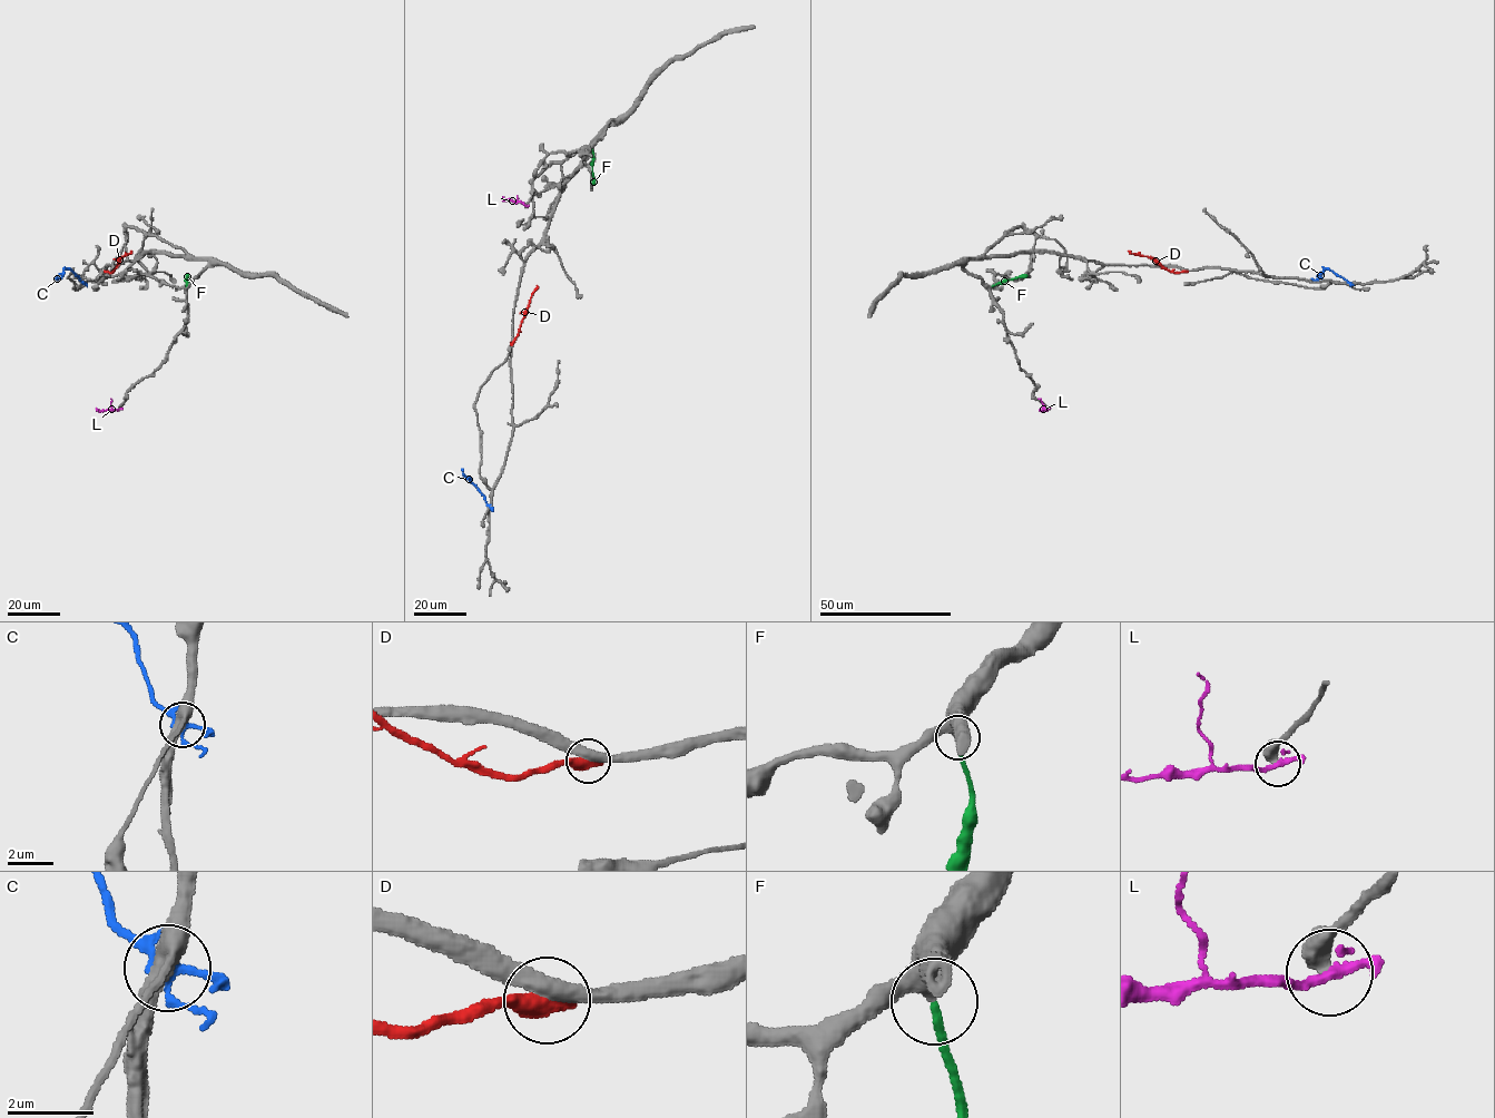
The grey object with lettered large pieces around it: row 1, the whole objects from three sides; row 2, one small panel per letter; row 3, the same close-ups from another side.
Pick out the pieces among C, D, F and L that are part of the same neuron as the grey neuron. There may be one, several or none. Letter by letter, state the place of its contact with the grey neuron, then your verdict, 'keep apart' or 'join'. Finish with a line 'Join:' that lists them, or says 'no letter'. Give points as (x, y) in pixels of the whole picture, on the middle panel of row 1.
C: meets grey at (490, 507); keep apart
D: meets grey at (512, 343); keep apart
F: meets grey at (592, 149); join
L: meets grey at (525, 205); keep apart
Join: F

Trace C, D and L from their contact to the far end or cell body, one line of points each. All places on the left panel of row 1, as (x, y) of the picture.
C: (84, 283), (69, 268), (56, 278)
D: (106, 271), (110, 273), (130, 251)
L: (119, 409), (98, 411), (96, 408)

